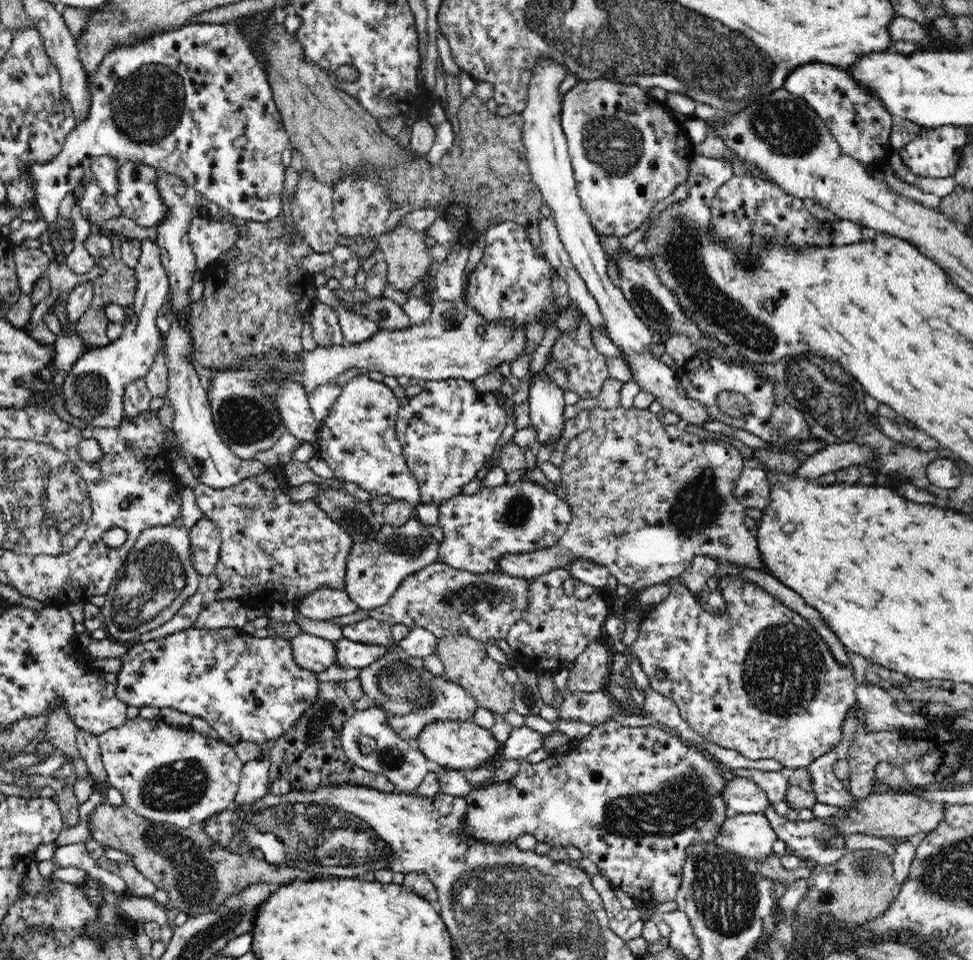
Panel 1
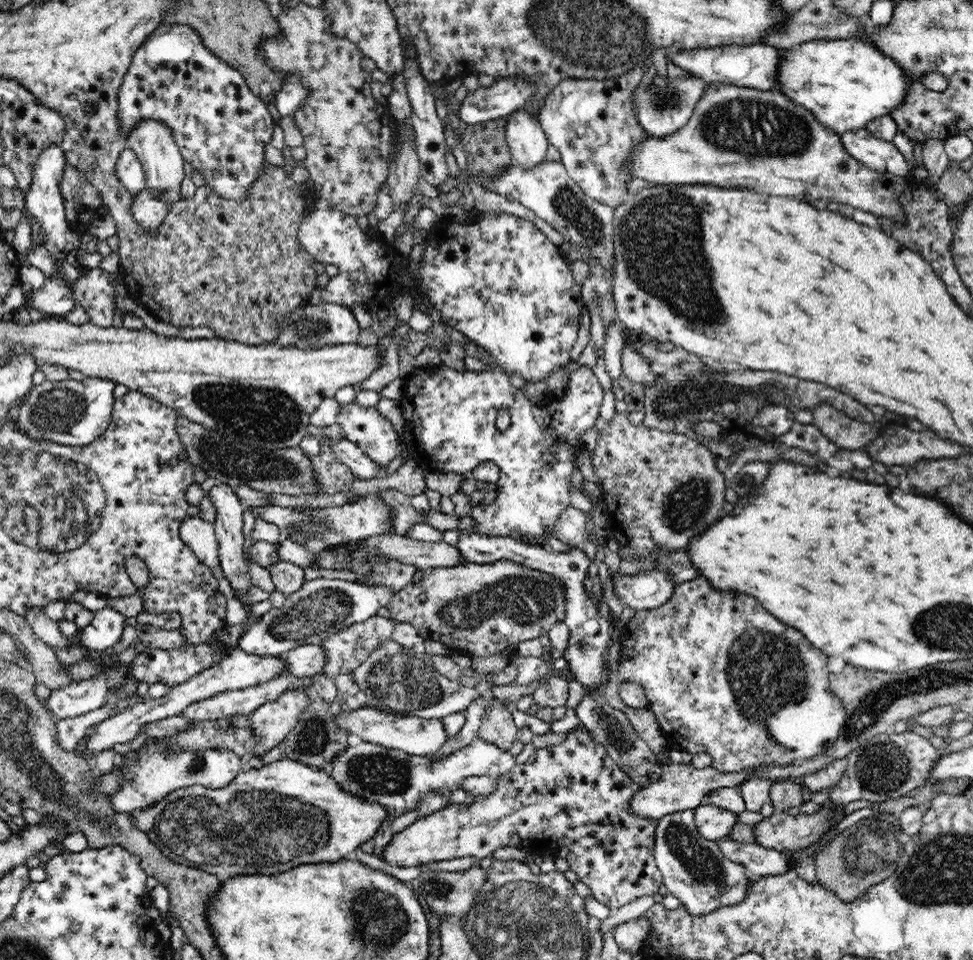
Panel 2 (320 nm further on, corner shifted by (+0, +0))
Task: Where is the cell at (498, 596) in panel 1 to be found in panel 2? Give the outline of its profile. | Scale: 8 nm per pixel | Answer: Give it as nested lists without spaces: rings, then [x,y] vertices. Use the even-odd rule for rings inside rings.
[[[502,559],[494,561],[493,563],[464,563],[444,568],[424,568],[418,569],[418,572],[412,576],[412,579],[413,580],[410,580],[410,583],[406,584],[400,592],[395,592],[392,601],[389,602],[387,608],[390,610],[390,613],[392,613],[391,619],[396,623],[403,622],[414,625],[424,640],[428,639],[440,642],[444,647],[456,650],[460,653],[465,653],[469,656],[489,656],[492,654],[507,653],[514,645],[518,645],[526,640],[534,640],[535,638],[548,635],[552,626],[565,621],[565,585],[560,580],[557,580],[556,577],[545,574],[544,572],[539,572],[536,569],[526,568],[526,566],[522,566],[522,563],[518,564],[510,560]]]

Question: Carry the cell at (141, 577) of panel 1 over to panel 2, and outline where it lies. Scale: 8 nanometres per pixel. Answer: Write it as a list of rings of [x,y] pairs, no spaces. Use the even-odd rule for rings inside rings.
[[[112,608],[94,612],[94,620],[83,629],[77,630],[78,642],[90,651],[102,651],[120,642],[126,617]]]

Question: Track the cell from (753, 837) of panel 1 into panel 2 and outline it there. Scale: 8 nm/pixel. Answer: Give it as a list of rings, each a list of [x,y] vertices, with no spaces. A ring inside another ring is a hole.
[[[702,804],[694,810],[695,825],[706,840],[724,840],[730,836],[732,826],[738,821],[737,813],[716,805]]]

